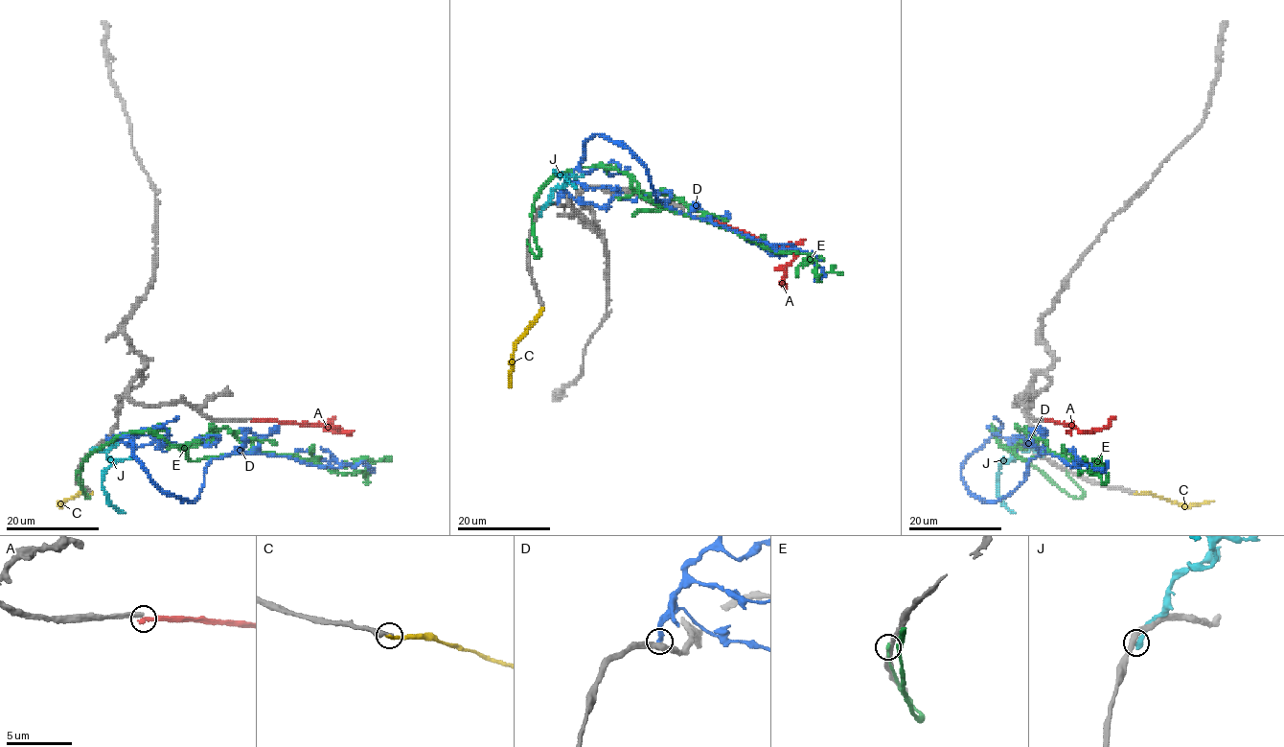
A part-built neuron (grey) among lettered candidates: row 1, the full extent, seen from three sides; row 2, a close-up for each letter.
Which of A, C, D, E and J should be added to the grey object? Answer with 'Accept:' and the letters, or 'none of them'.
Accept: none of them

